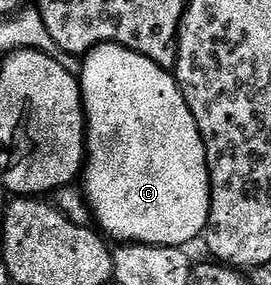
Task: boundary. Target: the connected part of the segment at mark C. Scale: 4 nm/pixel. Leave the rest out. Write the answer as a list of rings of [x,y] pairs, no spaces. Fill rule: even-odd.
[[[108,41],[96,45],[90,53],[84,54],[81,66],[81,98],[85,108],[85,167],[83,170],[83,192],[89,200],[89,209],[100,232],[106,238],[114,237],[117,243],[136,243],[138,245],[156,245],[158,247],[189,247],[193,240],[204,234],[211,211],[211,187],[209,186],[209,168],[207,167],[207,151],[203,143],[203,135],[199,135],[199,123],[195,123],[195,115],[191,115],[191,107],[187,107],[187,99],[183,99],[183,91],[177,85],[176,76],[170,70],[159,67],[151,59],[139,55],[122,45]]]

